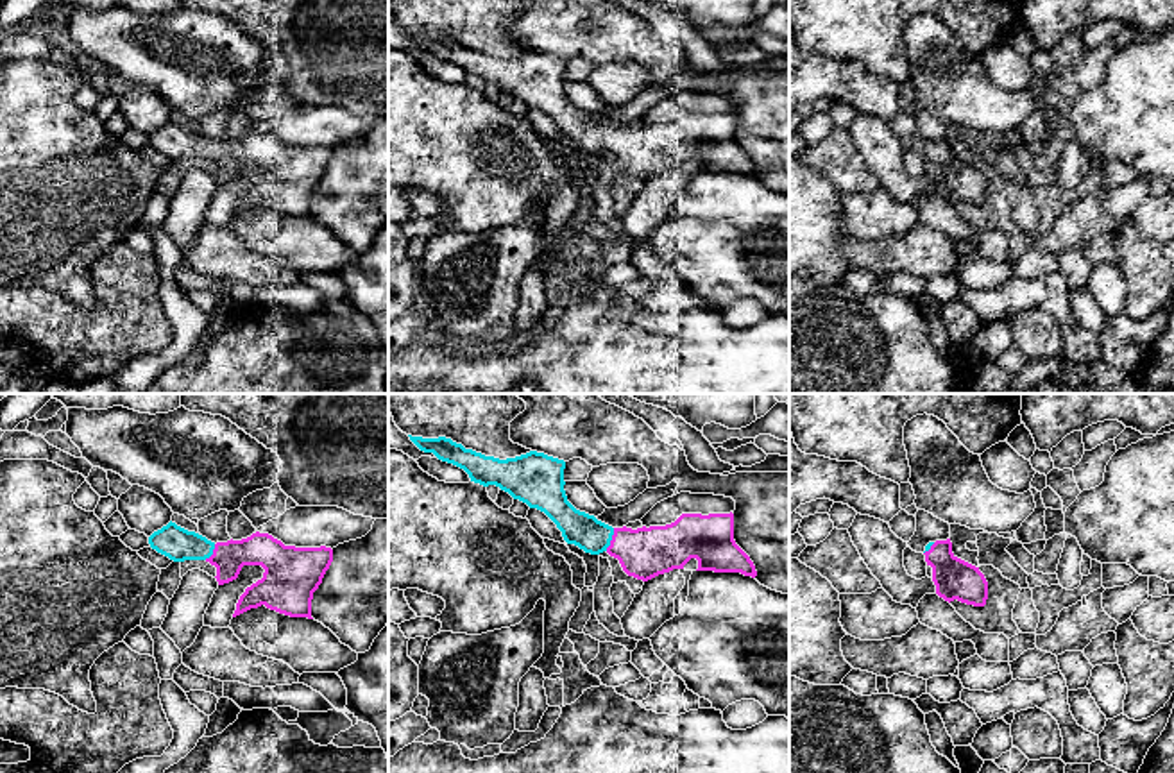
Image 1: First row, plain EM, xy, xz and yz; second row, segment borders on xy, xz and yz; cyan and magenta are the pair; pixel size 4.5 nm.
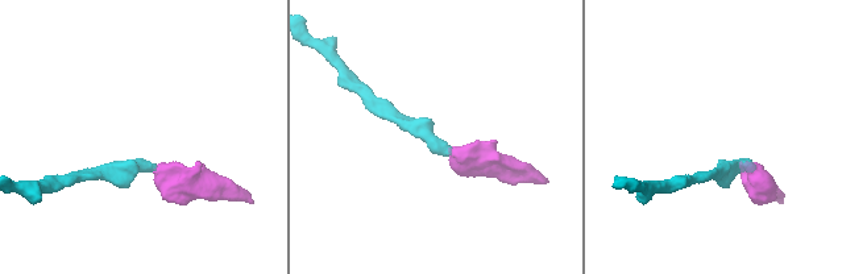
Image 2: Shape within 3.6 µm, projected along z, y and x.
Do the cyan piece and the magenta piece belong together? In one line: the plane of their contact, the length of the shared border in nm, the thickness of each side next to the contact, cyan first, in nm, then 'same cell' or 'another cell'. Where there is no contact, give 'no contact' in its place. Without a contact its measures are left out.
xz | 110 nm | 150/220 nm | same cell

